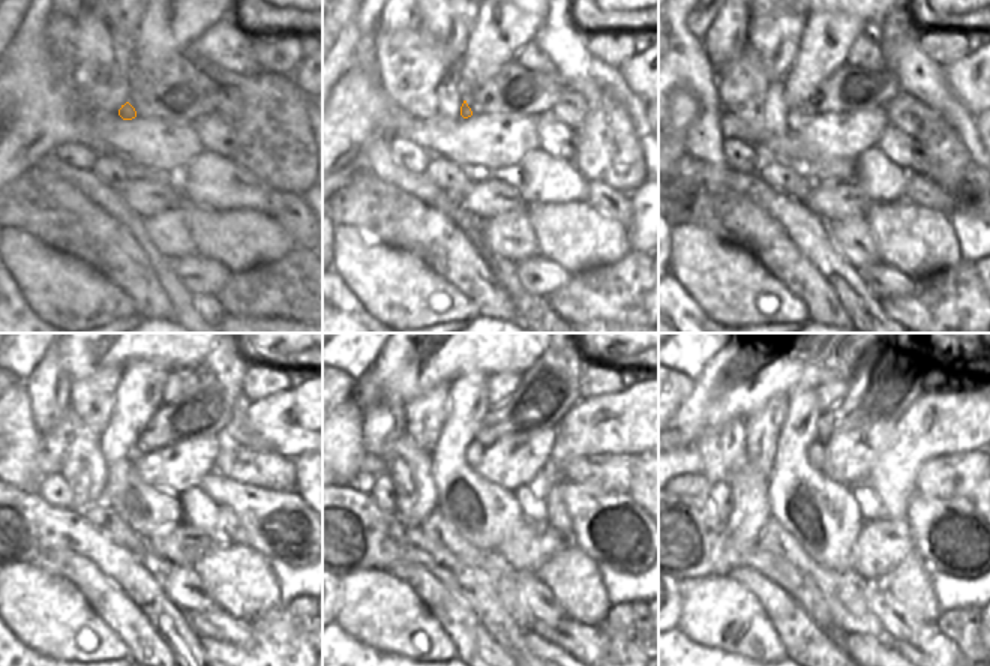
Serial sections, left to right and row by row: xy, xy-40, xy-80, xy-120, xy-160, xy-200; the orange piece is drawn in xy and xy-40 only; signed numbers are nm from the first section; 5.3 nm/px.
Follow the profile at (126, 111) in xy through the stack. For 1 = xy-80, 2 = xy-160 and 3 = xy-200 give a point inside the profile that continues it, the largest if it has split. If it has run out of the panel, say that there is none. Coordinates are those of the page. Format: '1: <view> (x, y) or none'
1: xy-80 (807, 111)
2: xy-160 (474, 452)
3: xy-200 (815, 453)

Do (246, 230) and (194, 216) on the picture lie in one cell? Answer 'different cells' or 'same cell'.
same cell

